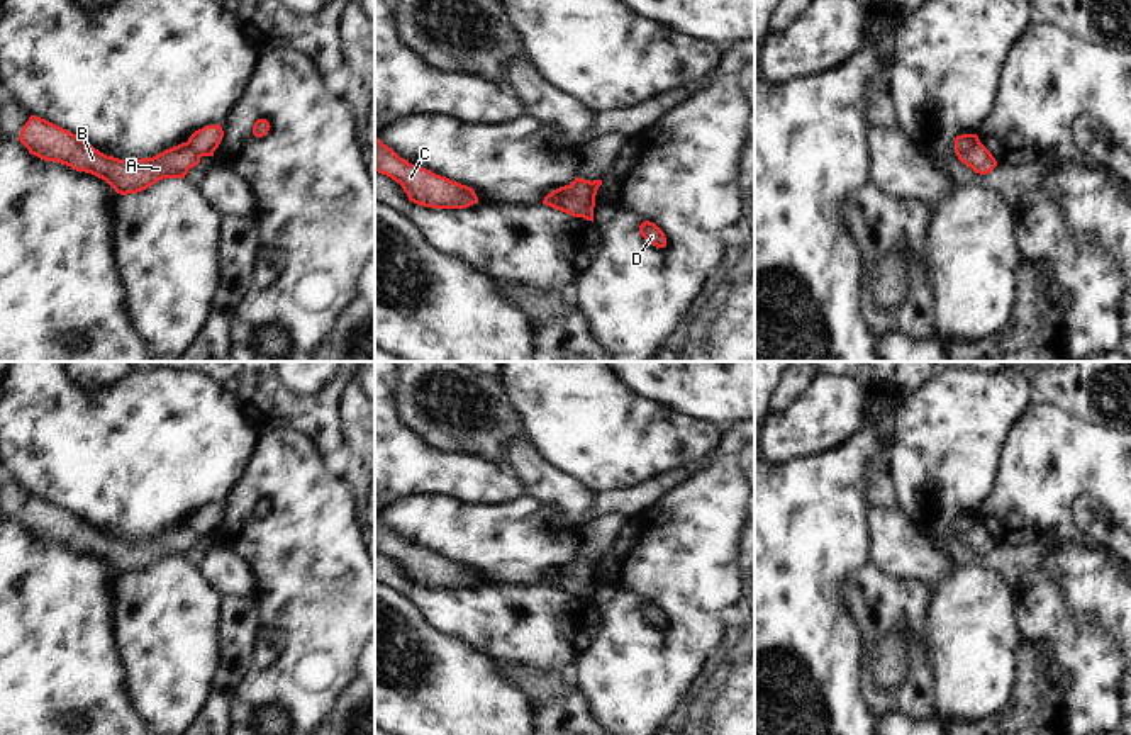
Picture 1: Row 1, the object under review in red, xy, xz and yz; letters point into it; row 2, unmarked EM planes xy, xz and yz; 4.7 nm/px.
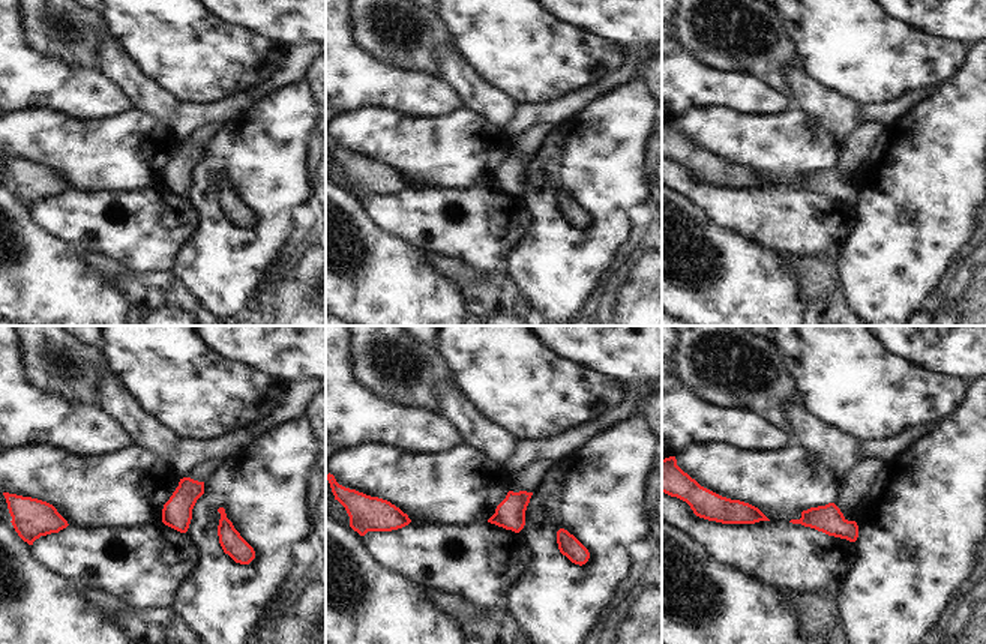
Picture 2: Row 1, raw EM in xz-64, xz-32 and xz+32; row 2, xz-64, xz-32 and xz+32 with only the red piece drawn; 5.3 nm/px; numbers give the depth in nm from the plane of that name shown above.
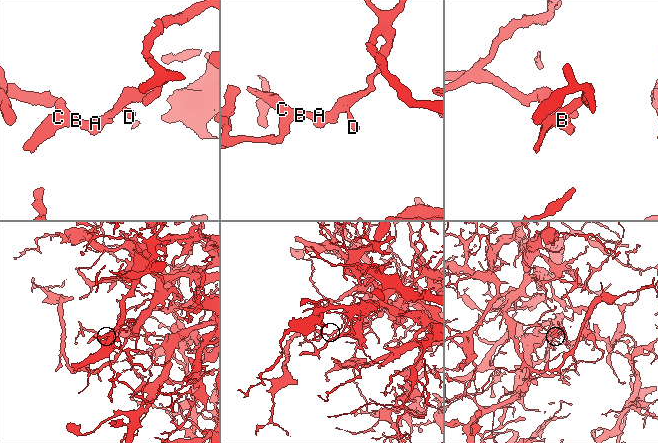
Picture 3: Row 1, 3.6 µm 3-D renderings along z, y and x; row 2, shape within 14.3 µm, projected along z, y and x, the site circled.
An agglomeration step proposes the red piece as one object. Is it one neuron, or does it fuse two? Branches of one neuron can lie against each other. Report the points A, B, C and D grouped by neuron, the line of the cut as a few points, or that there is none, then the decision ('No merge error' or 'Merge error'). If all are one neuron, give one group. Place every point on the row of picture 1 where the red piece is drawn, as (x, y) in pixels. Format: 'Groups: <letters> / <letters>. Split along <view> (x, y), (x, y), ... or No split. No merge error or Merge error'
Groups: A B C / D. Split along xz (568, 185), (573, 197), (592, 209). Merge error.

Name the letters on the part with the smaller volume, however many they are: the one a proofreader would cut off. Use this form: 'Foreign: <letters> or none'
Foreign: A, B, C.

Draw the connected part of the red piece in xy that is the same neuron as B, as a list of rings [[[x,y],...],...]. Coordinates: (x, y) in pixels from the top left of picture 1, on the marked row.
[[[36,115],[20,131],[19,141],[31,154],[92,173],[105,180],[117,194],[137,194],[163,178],[185,178],[200,163],[188,143],[181,143],[153,158],[119,160],[95,149],[76,134]]]

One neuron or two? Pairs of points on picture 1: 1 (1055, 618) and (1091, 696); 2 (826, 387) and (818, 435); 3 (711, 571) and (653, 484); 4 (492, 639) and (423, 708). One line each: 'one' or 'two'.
1: one
2: one
3: two
4: two

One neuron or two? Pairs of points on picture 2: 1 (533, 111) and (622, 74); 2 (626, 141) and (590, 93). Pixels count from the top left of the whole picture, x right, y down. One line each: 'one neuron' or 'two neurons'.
1: one neuron
2: two neurons

